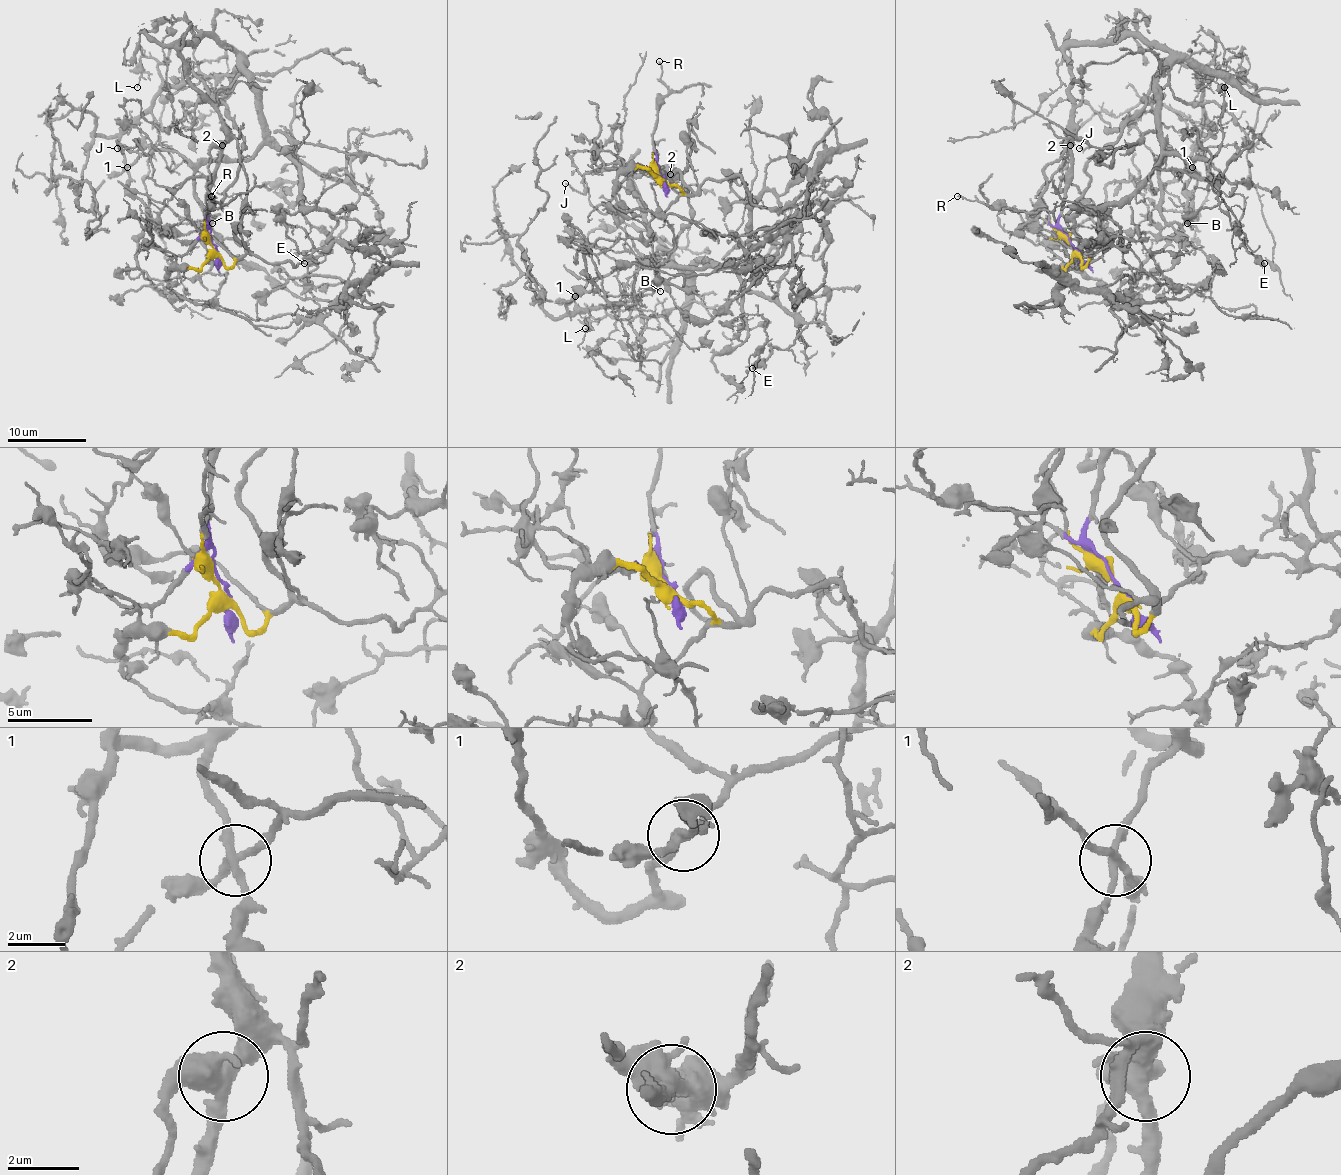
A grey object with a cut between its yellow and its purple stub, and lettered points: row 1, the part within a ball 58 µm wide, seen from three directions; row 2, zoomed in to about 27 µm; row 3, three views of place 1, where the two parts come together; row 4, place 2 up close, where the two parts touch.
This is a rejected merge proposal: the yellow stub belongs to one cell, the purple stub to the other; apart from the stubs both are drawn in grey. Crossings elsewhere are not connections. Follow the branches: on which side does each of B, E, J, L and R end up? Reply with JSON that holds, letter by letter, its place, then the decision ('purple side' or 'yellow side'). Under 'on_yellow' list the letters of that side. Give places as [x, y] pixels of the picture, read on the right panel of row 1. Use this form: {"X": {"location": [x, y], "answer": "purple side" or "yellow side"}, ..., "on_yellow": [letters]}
{"B": {"location": [1187, 223], "answer": "yellow side"}, "E": {"location": [1264, 263], "answer": "purple side"}, "J": {"location": [1079, 148], "answer": "purple side"}, "L": {"location": [1224, 87], "answer": "yellow side"}, "R": {"location": [957, 196], "answer": "purple side"}, "on_yellow": ["B", "L"]}

